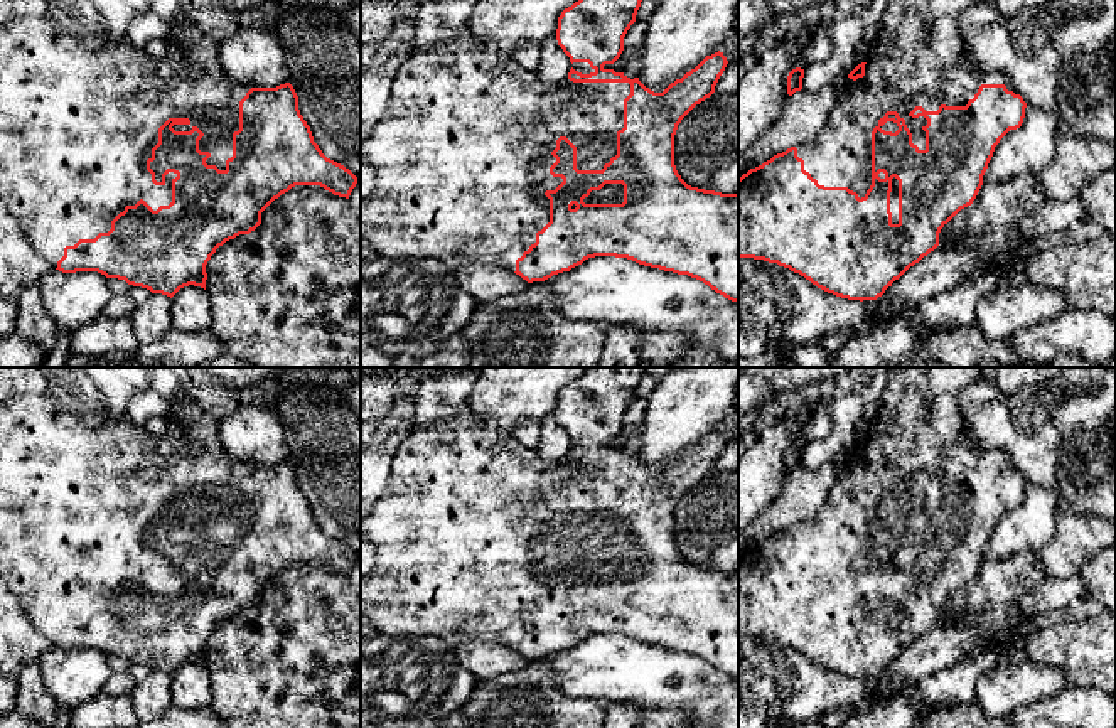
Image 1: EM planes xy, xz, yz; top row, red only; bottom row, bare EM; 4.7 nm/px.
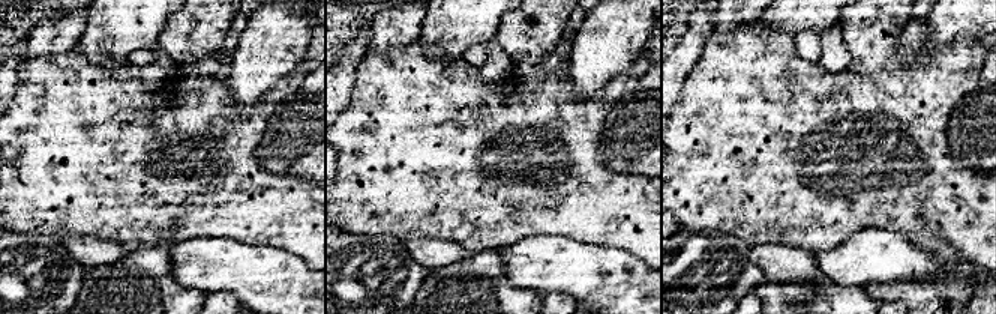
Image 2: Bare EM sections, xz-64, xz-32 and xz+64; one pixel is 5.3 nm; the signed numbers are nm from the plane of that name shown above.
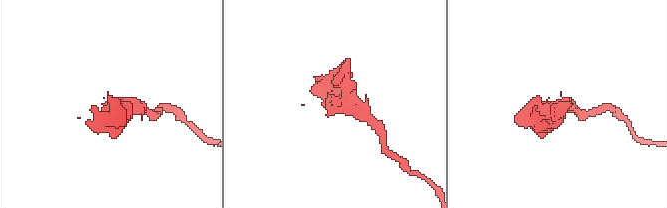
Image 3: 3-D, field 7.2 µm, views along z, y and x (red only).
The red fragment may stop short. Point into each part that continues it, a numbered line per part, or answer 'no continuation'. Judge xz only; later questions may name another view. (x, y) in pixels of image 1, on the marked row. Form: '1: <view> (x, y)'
1: xz (462, 154)

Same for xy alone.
1: xy (78, 125)

